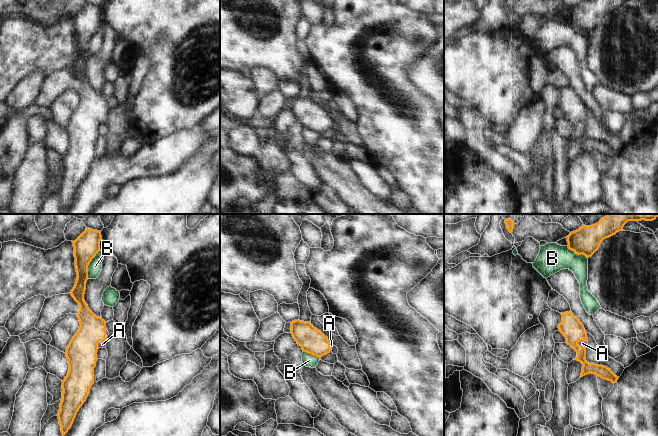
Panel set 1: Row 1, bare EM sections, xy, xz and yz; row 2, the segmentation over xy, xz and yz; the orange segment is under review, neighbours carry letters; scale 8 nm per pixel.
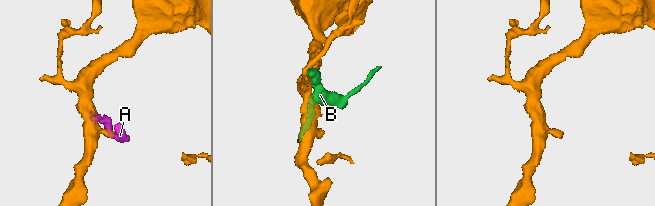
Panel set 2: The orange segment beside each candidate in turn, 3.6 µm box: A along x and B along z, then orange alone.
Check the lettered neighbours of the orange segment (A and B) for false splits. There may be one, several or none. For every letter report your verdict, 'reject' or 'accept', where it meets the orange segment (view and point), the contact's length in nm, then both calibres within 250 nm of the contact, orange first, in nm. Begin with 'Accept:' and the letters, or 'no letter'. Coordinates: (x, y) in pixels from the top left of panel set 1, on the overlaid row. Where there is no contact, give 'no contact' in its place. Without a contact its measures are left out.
Accept: A
A: accept; meets orange in yz at (581, 346); contact 90 nm long; 170 nm thick on the orange side, 50 nm on the other
B: reject; meets orange in xy at (89, 263); contact 260 nm long; 200 nm thick on the orange side, 110 nm on the other

